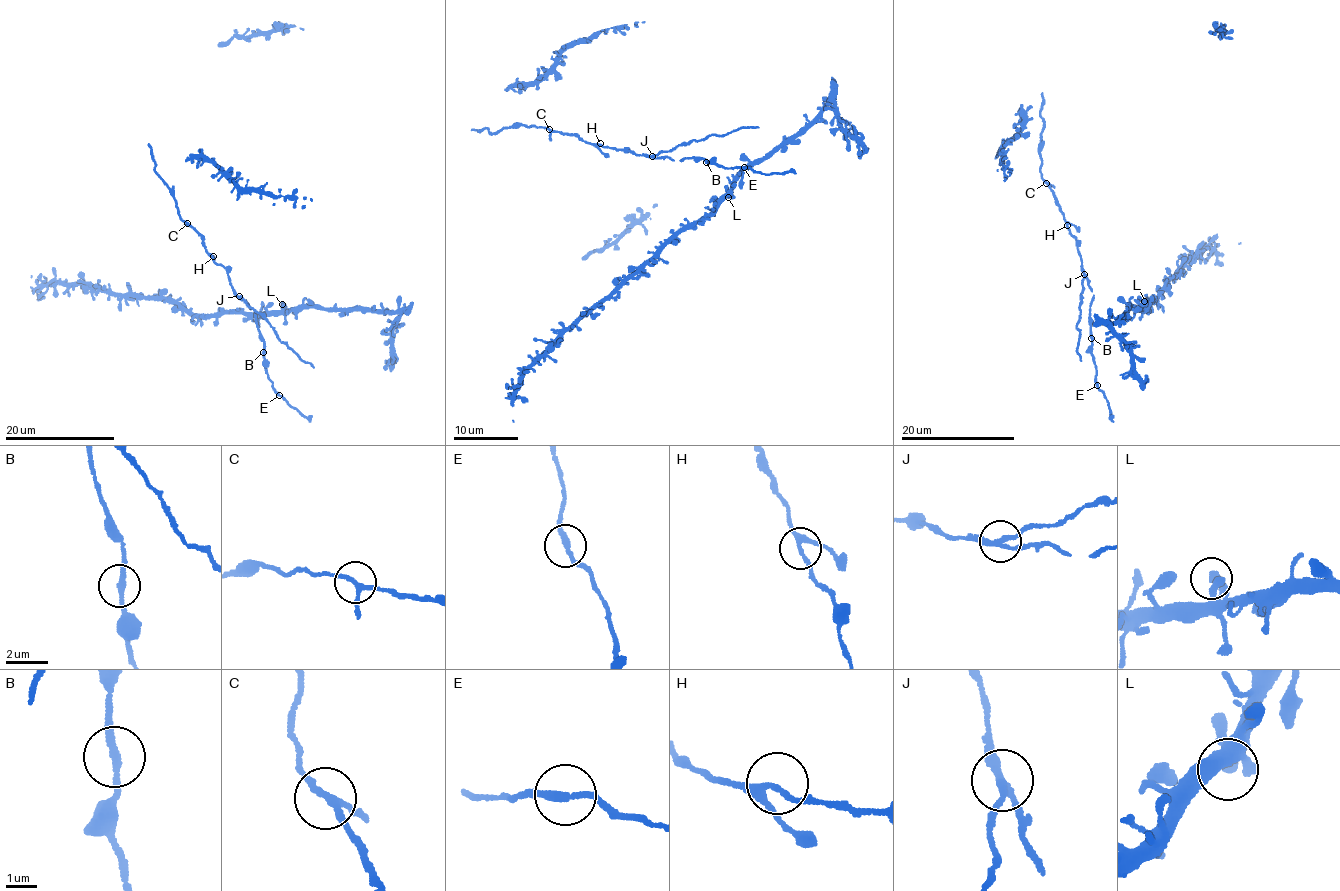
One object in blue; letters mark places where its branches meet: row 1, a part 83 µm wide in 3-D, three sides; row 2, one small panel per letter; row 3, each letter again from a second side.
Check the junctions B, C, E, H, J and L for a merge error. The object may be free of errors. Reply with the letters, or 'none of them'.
J

